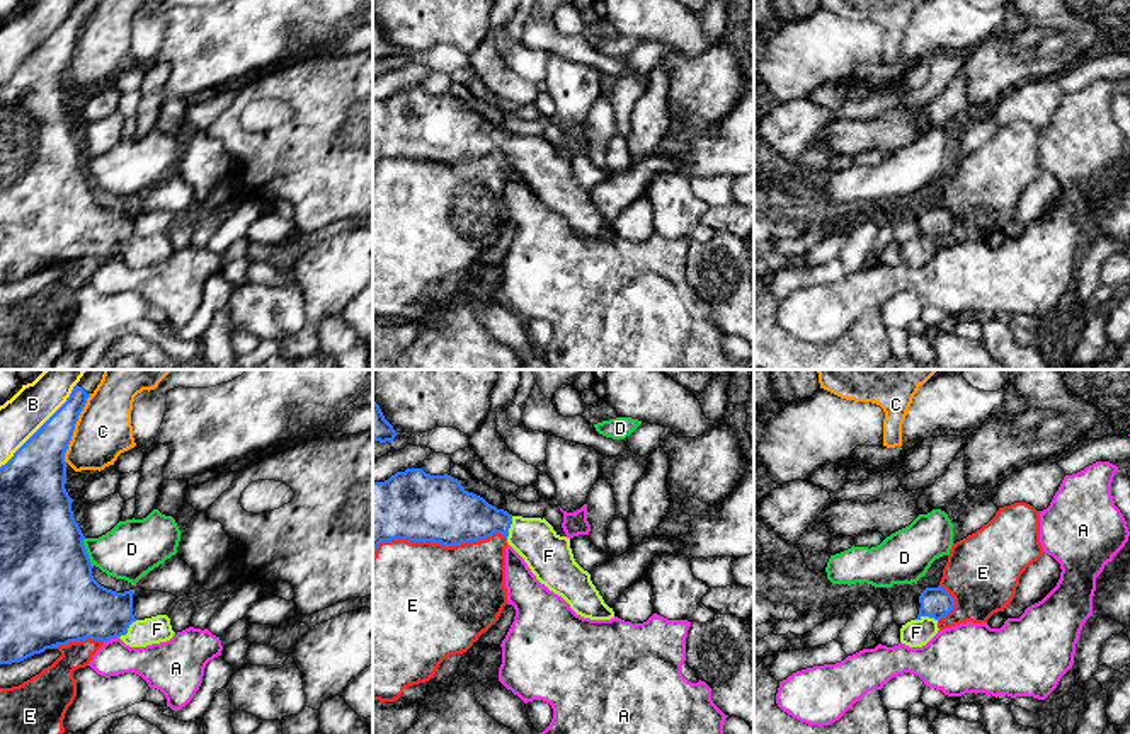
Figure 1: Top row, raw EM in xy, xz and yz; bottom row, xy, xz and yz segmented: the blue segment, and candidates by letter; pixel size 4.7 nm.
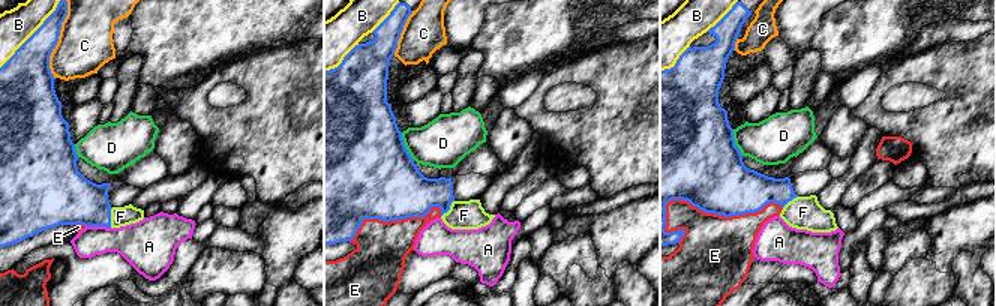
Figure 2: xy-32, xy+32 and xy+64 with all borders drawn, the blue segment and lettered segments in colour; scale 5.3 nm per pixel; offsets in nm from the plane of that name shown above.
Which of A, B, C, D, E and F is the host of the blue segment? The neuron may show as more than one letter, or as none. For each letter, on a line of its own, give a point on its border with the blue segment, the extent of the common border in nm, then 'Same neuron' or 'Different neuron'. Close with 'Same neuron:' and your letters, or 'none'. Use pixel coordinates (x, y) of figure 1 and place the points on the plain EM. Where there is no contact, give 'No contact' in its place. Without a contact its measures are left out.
A: Touches blue at xy (111, 256). Shared border 80 nm. Different neuron
B: Touches blue at xy (41, 45). Shared border 550 nm. Different neuron
C: Touches blue at xy (74, 46). Shared border 340 nm. Different neuron
D: Touches blue at xy (85, 171). Shared border 130 nm. Different neuron
E: Touches blue at xz (436, 160). Shared border 650 nm. Different neuron
F: Touches blue at yz (926, 234). Shared border 100 nm. Same neuron
Same neuron: F

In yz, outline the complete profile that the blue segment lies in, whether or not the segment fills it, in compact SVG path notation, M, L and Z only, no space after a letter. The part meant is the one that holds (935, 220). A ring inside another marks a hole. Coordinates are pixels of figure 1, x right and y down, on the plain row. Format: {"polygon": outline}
{"polygon": "M926 206L919 215L919 233L900 247L900 261L909 266L922 266L938 252L938 240L946 235L953 225L953 215L943 206Z"}

